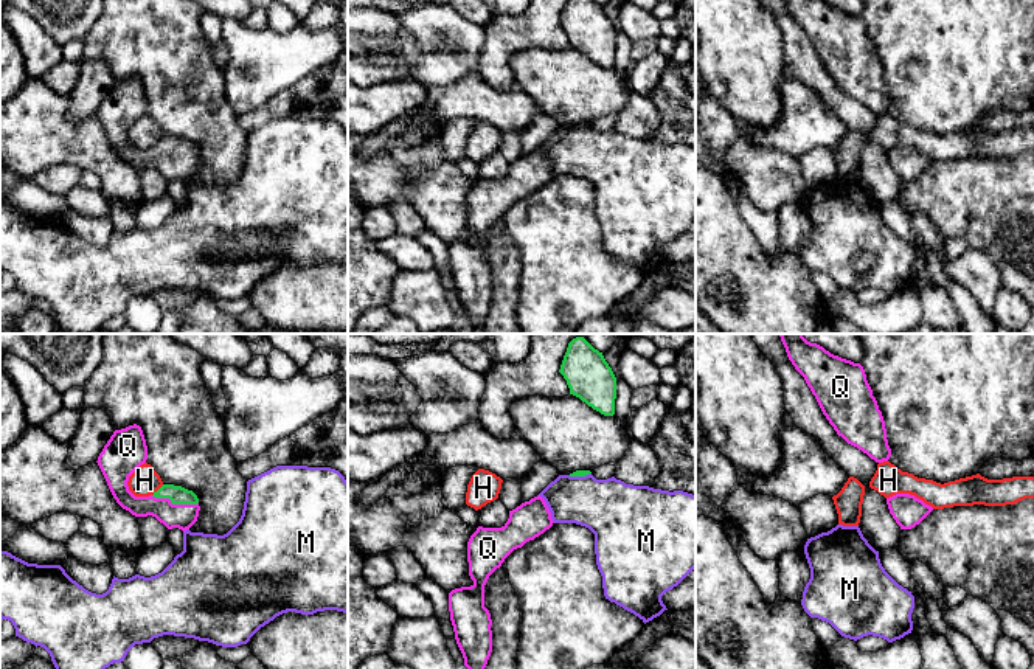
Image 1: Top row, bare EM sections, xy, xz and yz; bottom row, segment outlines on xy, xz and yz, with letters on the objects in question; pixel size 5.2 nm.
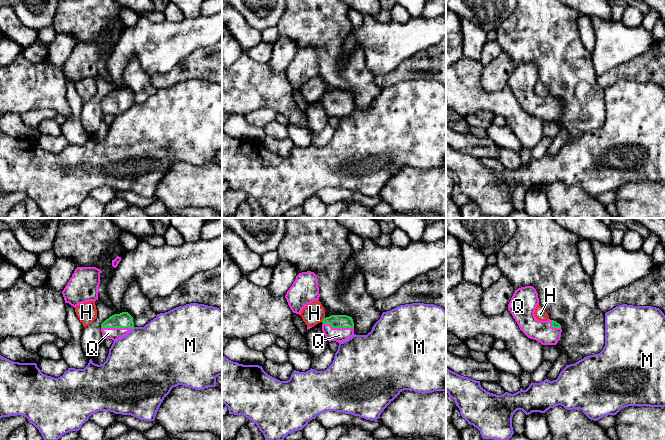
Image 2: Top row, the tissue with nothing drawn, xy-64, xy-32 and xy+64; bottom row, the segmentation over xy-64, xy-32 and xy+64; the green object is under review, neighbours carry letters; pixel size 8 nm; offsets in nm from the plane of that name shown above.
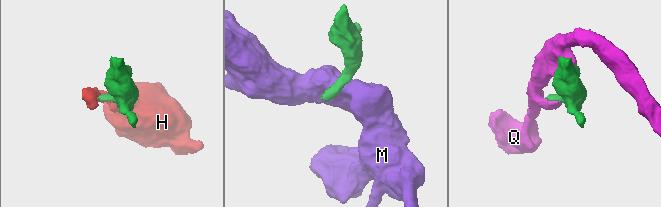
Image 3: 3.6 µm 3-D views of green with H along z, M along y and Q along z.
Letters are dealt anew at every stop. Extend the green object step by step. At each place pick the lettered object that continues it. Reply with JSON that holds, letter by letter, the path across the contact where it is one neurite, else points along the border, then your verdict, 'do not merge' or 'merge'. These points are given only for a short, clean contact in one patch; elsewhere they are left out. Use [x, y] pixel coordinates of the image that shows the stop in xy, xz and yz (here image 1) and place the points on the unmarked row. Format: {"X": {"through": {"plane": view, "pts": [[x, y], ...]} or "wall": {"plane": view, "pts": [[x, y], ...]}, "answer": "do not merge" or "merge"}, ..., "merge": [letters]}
{"H": {"wall": {"plane": "xy", "pts": [[163, 137], [152, 148]]}, "answer": "do not merge"}, "M": {"wall": {"plane": "xz", "pts": [[590, 124], [569, 128]]}, "answer": "do not merge"}, "Q": {"answer": "merge"}, "merge": ["Q"]}

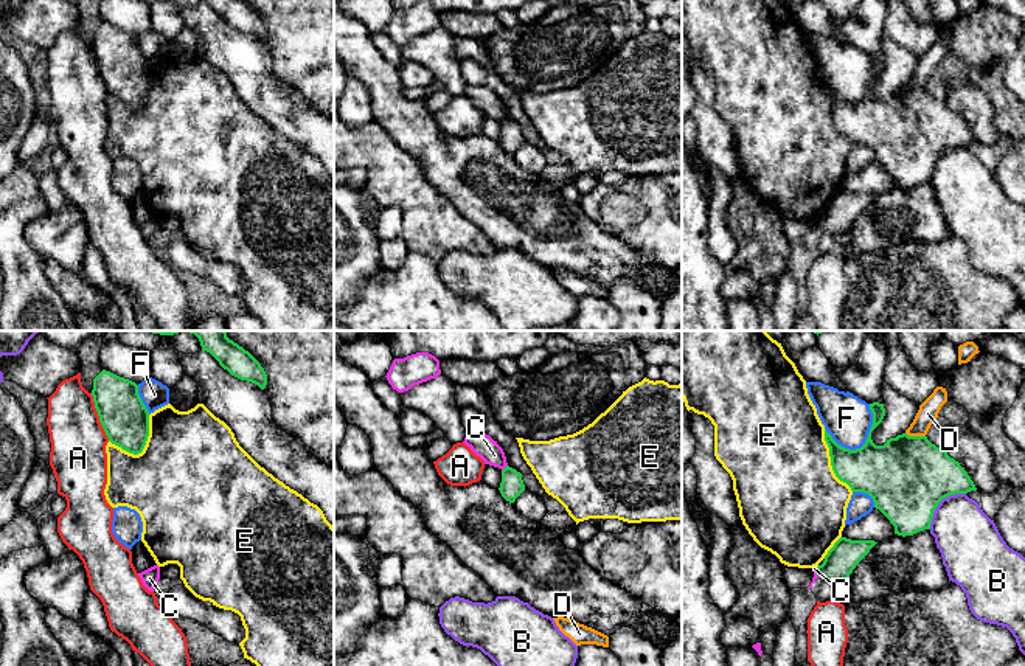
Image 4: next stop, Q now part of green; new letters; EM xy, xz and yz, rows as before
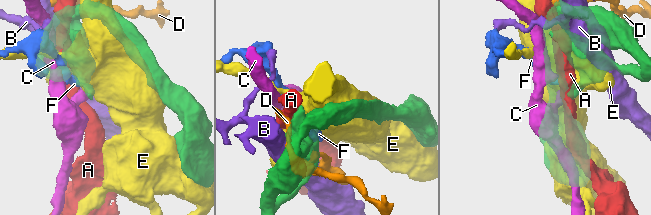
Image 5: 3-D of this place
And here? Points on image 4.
{"A": {"wall": {"plane": "xy", "pts": [[90, 45], [98, 73], [109, 92]]}, "answer": "do not merge"}, "B": {"answer": "do not merge"}, "C": {"wall": {"plane": "xz", "pts": [[507, 117], [502, 123]]}, "answer": "do not merge"}, "D": {"wall": {"plane": "yz", "pts": [[906, 84], [924, 89]]}, "answer": "do not merge"}, "E": {"answer": "do not merge"}, "F": {"answer": "do not merge"}, "merge": []}

